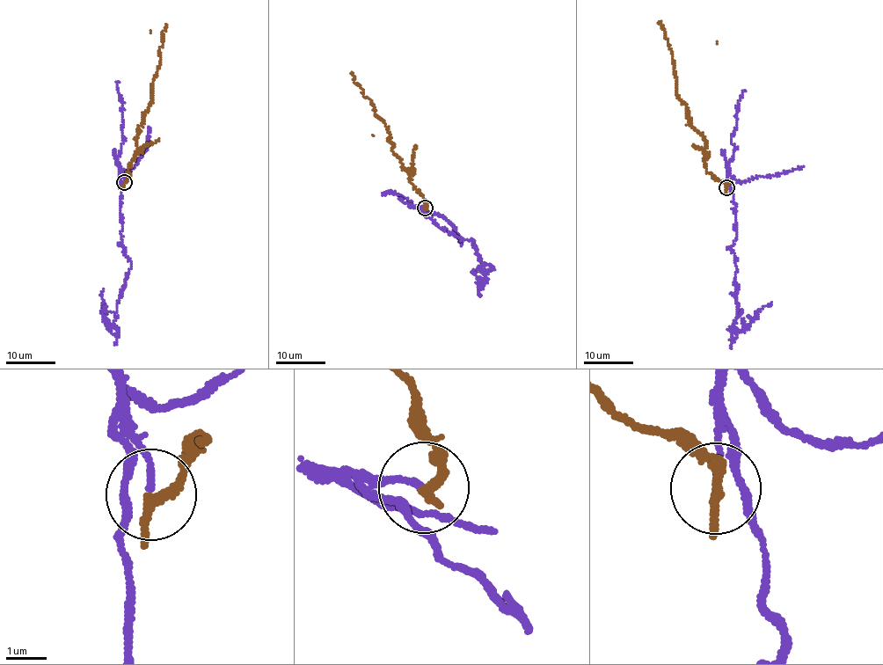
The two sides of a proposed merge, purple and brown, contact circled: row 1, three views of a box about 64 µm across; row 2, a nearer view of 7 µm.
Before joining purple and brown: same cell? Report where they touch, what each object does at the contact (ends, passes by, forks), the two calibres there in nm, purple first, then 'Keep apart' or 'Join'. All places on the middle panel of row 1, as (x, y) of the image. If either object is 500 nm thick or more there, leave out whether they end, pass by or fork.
Place: (425, 208). At the ring purple ends. At the ring brown passes by. Thickness 160 nm (purple) against 200 nm. Keep apart

